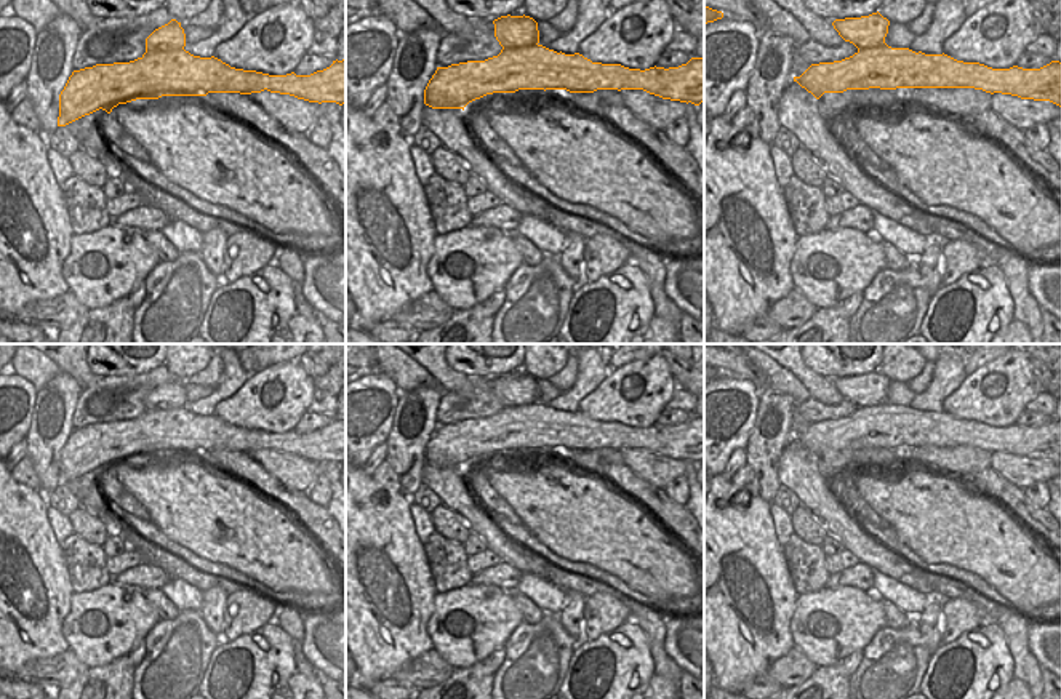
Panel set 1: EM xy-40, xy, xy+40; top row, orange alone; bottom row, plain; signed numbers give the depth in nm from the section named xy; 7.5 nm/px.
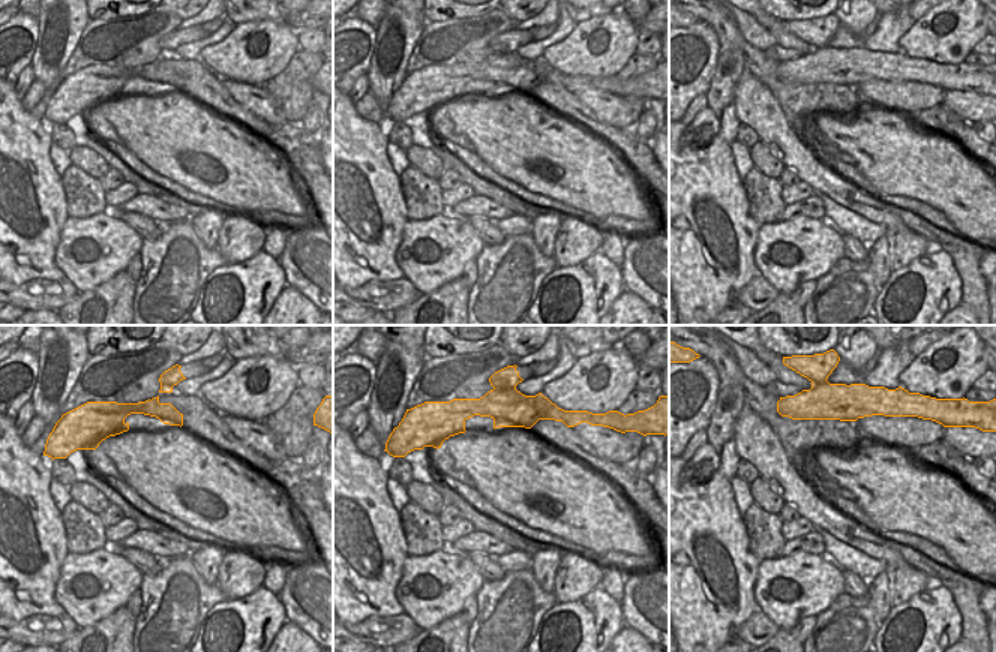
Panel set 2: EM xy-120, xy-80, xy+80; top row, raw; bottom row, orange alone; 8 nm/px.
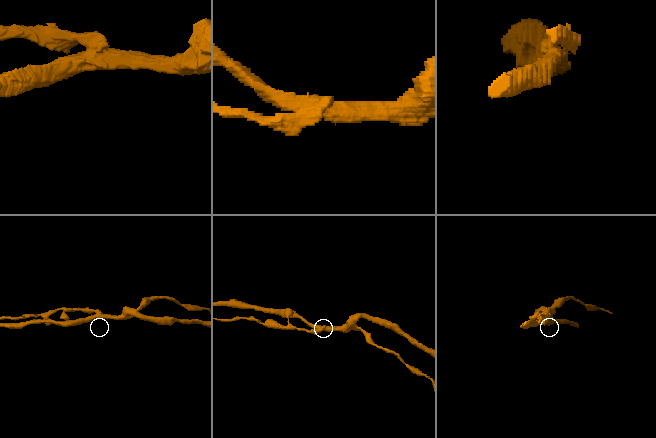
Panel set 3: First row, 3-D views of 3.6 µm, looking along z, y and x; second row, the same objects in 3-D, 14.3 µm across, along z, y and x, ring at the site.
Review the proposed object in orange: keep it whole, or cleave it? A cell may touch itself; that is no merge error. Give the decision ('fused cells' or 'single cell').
fused cells

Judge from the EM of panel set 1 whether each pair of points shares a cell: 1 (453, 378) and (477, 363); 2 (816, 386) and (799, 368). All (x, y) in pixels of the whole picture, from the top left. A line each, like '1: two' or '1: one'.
1: two
2: one

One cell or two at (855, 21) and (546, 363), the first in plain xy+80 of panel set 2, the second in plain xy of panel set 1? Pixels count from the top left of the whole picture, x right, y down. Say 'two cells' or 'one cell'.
one cell

